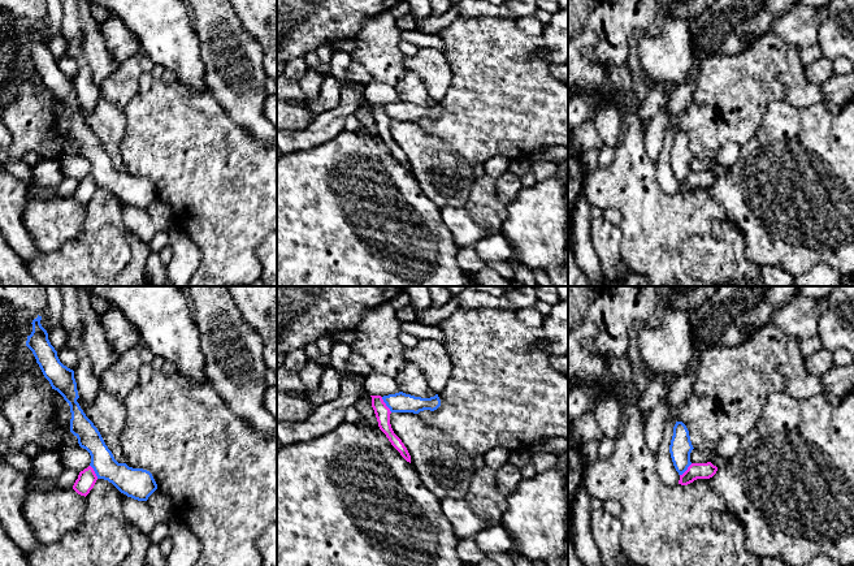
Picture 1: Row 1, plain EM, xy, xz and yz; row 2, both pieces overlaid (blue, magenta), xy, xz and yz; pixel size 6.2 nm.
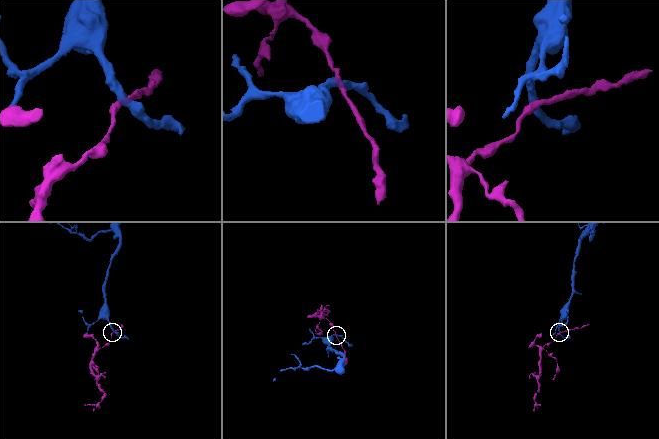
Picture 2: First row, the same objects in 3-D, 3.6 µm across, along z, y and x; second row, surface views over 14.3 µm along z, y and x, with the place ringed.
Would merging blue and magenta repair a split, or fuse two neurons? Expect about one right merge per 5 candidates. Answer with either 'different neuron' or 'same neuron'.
different neuron

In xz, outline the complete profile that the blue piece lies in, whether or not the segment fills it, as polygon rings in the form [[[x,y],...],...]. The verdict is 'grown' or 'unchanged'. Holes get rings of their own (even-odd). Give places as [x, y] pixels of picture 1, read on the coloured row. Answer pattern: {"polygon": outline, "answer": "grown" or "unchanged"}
{"polygon": [[[403,392],[382,397],[391,412],[413,412],[419,414],[424,410],[434,411],[441,406],[438,394],[430,398],[415,397]]], "answer": "unchanged"}

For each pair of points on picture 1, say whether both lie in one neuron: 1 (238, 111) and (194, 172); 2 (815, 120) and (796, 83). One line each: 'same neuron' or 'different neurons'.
1: different neurons
2: different neurons

